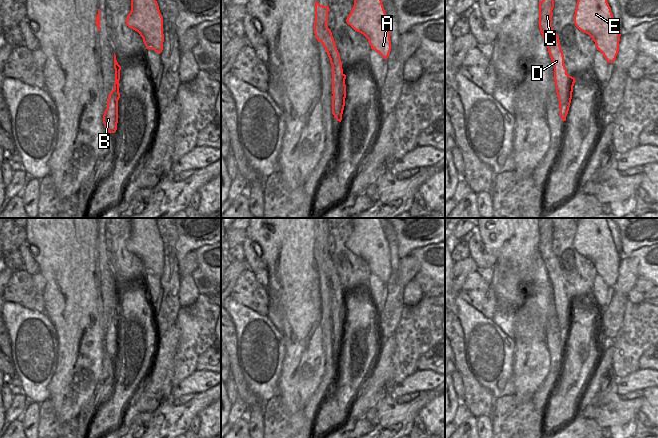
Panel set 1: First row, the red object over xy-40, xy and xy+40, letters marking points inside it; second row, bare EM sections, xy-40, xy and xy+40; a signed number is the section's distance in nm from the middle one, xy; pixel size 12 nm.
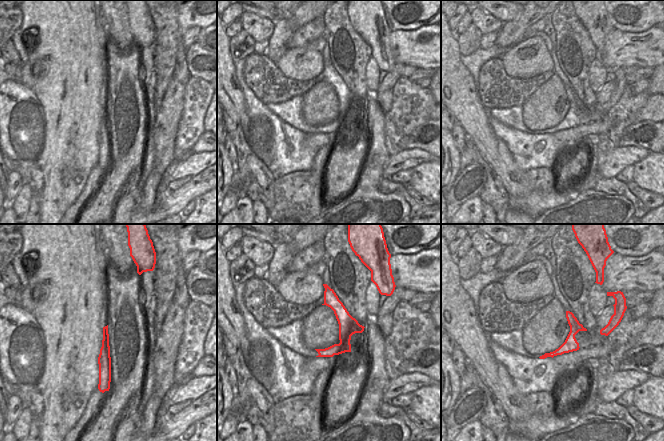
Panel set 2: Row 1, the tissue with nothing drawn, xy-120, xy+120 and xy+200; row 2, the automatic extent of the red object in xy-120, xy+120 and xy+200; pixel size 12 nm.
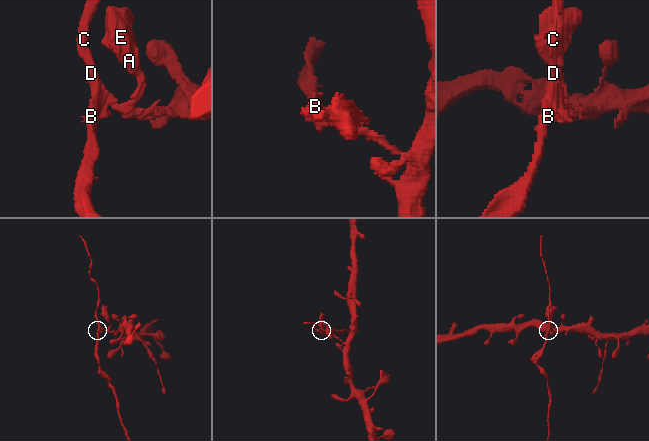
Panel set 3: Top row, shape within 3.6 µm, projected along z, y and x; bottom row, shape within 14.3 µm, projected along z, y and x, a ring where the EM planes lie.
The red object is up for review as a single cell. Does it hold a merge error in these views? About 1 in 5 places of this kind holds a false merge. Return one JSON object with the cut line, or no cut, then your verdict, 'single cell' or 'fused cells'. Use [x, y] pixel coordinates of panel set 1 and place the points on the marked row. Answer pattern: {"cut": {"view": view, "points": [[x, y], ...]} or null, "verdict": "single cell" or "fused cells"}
{"cut": {"view": "xy+40", "points": [[568, 75], [565, 120]]}, "verdict": "fused cells"}

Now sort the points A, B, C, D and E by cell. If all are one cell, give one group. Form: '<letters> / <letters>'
A E / B C D

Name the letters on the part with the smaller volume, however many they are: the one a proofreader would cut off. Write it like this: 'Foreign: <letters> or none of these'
Foreign: B, C, D

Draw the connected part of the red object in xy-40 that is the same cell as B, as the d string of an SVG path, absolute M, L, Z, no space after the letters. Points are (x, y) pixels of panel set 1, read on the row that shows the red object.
M114 53L114 69L115 69L115 83L114 88L111 93L108 95L107 108L104 111L103 123L106 127L106 130L109 133L115 133L117 130L118 123L118 100L120 98L119 93L119 80L120 80L120 70L121 66L116 60L116 55Z

